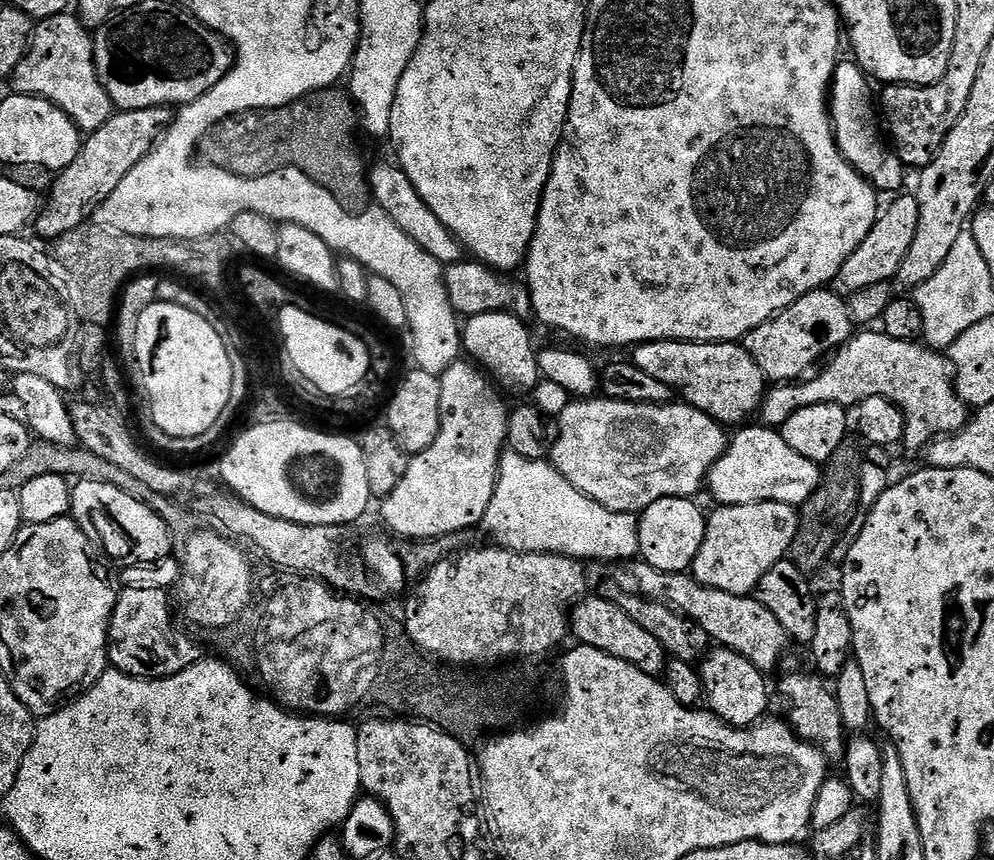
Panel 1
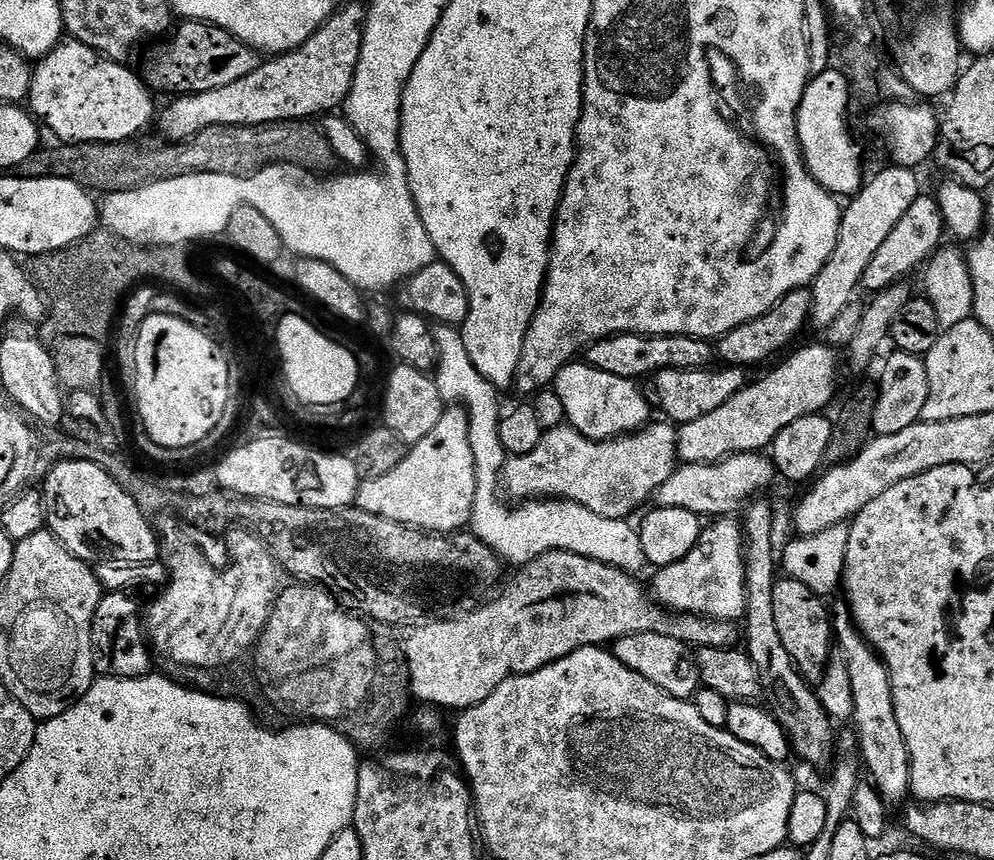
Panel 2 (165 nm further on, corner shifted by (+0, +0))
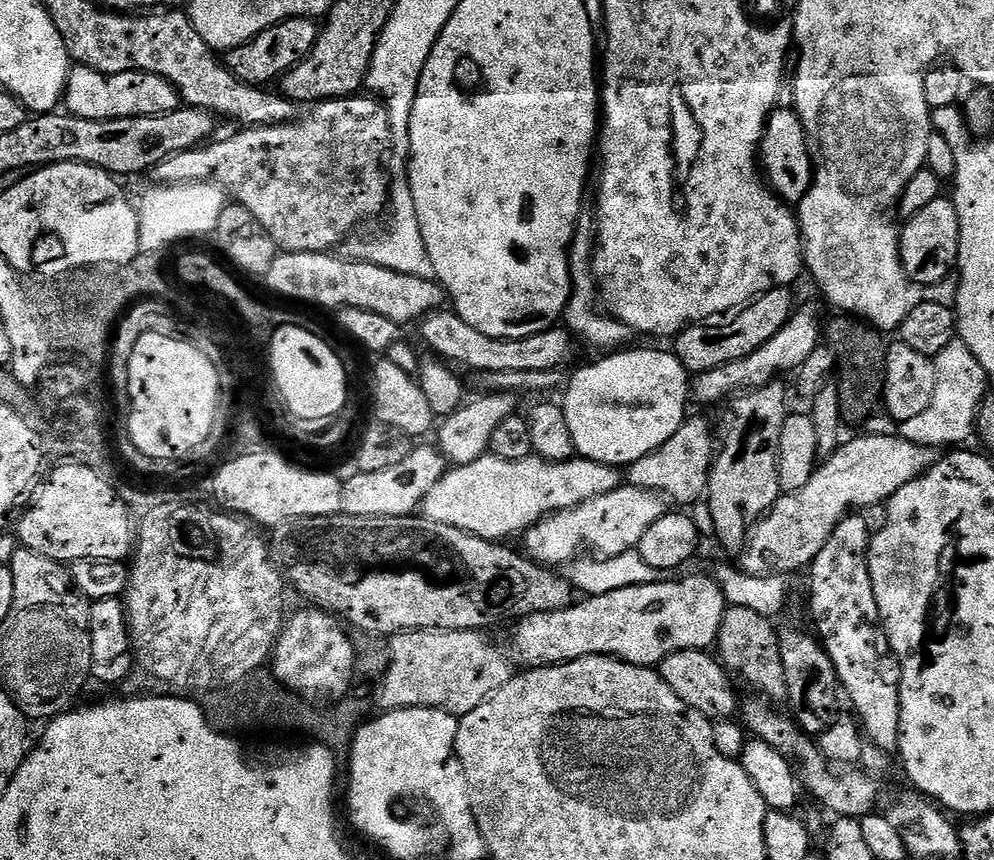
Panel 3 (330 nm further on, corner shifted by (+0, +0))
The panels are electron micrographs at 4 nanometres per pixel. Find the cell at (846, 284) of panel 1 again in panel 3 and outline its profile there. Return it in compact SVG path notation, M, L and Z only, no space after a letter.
M941 194L903 223L900 228L900 265L909 285L940 284L951 272L953 275L960 258L960 223L958 210L951 199Z

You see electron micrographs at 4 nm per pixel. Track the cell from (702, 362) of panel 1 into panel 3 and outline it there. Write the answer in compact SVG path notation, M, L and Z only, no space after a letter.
M437 310L419 321L420 336L428 343L429 353L445 362L461 364L474 374L486 371L514 370L560 372L567 364L575 365L578 340L564 326L547 328L525 340L499 340L474 330L455 310Z

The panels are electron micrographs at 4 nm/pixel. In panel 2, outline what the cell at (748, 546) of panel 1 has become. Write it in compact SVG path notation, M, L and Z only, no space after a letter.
M716 518L712 524L701 531L698 542L682 562L674 562L670 566L659 569L655 573L650 591L656 601L669 612L685 612L695 616L706 616L710 620L731 620L733 622L743 621L746 610L746 570L744 562L746 559L746 533L739 519Z

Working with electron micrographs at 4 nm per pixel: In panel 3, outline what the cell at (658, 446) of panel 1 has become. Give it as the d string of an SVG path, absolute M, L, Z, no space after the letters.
M486 454L463 466L452 466L444 473L422 505L425 520L442 522L466 530L483 540L507 541L507 536L519 537L536 527L545 516L577 508L595 496L605 496L621 487L622 476L608 464L593 460L541 460L533 454L518 462L506 462Z

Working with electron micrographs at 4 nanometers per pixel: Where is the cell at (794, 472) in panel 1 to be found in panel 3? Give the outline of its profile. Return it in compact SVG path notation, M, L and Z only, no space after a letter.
M621 486L605 496L595 496L592 500L582 502L577 508L567 508L565 512L554 512L545 516L534 528L523 533L523 551L537 564L545 566L567 565L577 555L580 544L589 548L589 553L601 557L620 556L624 552L639 549L642 534L658 518L666 514L665 497L659 492L651 492L645 488Z

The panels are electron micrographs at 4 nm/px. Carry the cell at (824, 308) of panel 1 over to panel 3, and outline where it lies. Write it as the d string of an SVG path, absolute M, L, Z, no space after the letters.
M791 287L775 288L757 296L751 304L739 309L729 319L733 319L729 324L724 324L721 328L708 328L712 326L704 322L696 322L685 328L674 340L674 351L680 365L690 374L699 374L754 354L754 350L766 346L766 342L770 342L770 338L774 338L774 334L778 334L778 330L782 330L782 326L786 326L791 320L794 311L792 291Z

